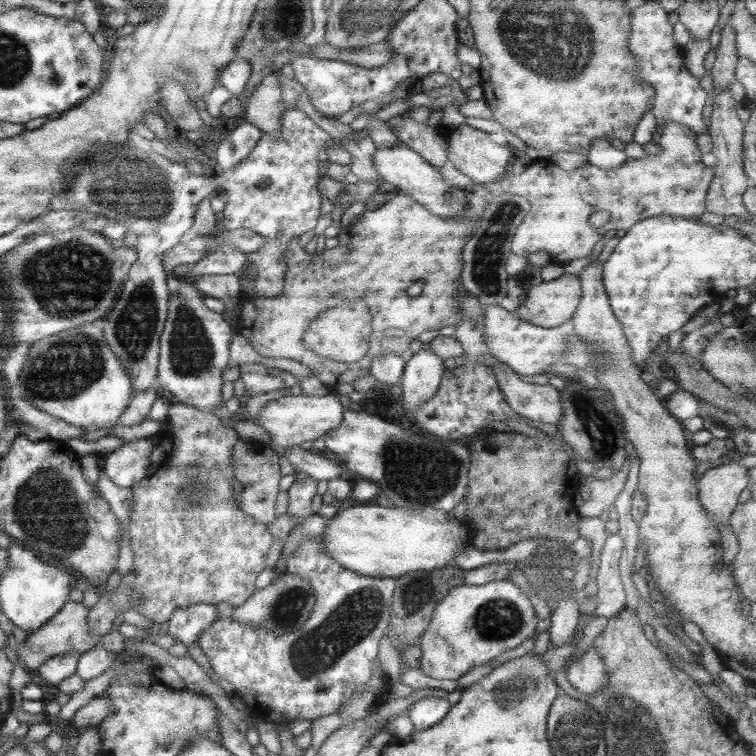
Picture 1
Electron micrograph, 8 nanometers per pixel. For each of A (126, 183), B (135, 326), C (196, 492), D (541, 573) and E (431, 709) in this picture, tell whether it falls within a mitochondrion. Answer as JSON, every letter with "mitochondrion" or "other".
{"A":"mitochondrion","B":"mitochondrion","C":"mitochondrion","D":"other","E":"other"}

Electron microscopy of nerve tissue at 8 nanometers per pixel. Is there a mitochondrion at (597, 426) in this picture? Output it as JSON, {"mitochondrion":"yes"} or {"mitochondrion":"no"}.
{"mitochondrion":"yes"}

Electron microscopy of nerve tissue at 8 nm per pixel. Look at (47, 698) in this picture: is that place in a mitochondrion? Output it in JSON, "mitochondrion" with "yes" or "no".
{"mitochondrion":"no"}

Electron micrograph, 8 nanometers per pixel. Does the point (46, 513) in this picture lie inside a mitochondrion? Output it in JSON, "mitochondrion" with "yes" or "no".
{"mitochondrion":"yes"}

